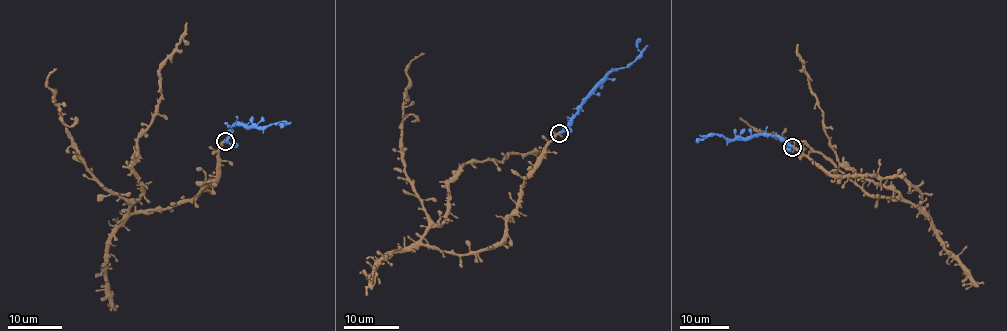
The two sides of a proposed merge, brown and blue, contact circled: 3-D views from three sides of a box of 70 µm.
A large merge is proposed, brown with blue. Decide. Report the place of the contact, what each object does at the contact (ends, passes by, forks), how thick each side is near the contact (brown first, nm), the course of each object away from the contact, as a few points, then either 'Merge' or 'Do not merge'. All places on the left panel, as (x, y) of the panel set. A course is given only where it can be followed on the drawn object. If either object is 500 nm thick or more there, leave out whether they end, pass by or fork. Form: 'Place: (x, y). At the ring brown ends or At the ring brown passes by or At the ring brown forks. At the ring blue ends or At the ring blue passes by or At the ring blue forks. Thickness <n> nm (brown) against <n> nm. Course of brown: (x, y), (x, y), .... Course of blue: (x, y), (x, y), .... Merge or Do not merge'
Place: (225, 141). At the ring brown passes by. At the ring blue forks. Thickness 280 nm (brown) against 300 nm. Course of brown: (225, 141), (206, 190), (170, 208), (130, 211), (131, 204), (88, 171), (46, 85), (57, 69). Course of blue: (225, 141), (233, 126), (238, 124), (261, 126), (283, 121), (285, 123), (280, 124), (283, 126). Merge

